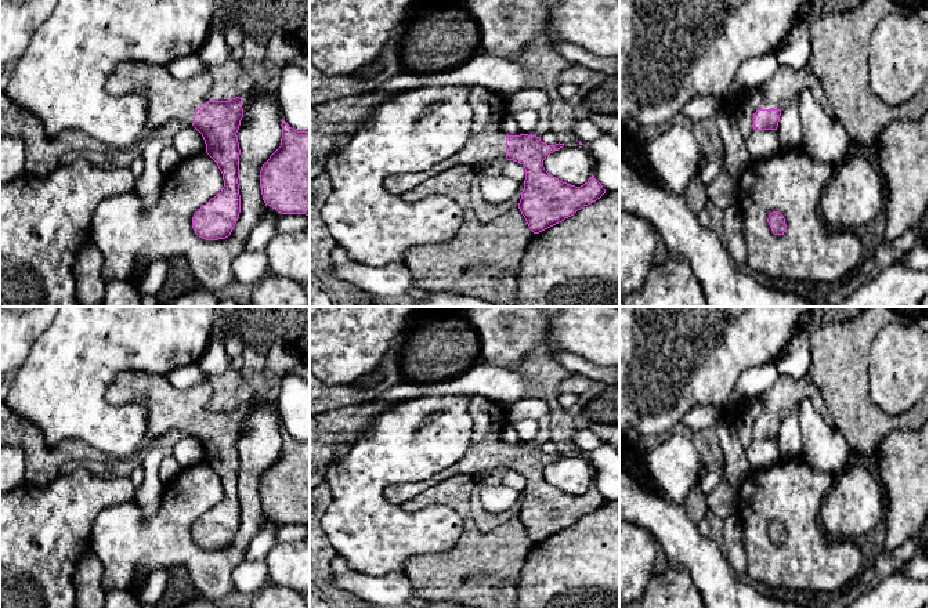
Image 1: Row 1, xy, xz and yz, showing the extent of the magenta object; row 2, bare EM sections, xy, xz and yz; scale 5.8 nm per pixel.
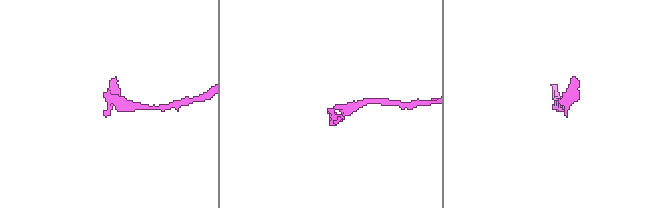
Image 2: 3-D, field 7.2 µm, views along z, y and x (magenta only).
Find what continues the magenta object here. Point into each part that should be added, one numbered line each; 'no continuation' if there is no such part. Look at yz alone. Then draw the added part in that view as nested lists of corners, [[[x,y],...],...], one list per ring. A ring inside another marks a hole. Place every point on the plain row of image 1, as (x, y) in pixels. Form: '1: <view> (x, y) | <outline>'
1: yz (785, 395) | [[[780,374],[776,384],[763,392],[758,399],[763,403],[763,410],[758,419],[784,419],[792,410],[798,410],[803,398],[816,392],[811,380],[796,380]]]

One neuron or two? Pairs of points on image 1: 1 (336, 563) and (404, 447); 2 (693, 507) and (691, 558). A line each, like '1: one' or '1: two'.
1: two
2: two

